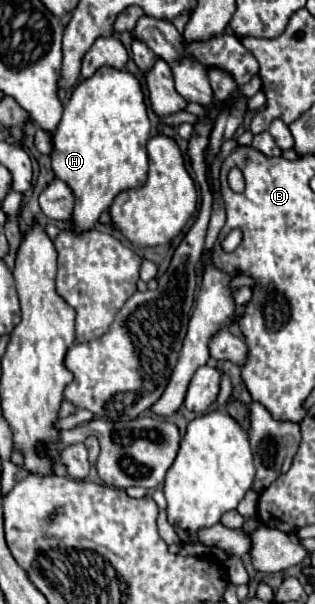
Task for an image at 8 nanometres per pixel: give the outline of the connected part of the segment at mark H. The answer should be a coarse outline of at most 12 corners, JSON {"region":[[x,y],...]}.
{"region":[[101,66],[71,94],[53,172],[77,232],[143,186],[139,80]]}

